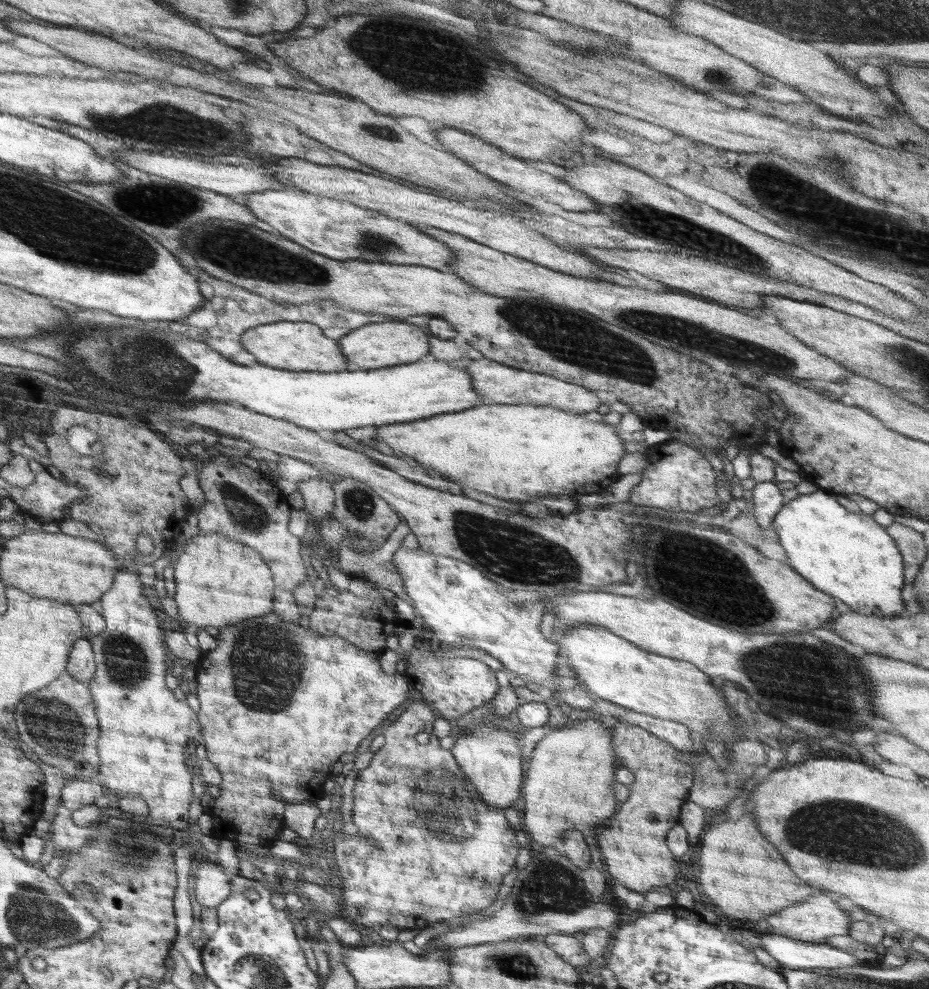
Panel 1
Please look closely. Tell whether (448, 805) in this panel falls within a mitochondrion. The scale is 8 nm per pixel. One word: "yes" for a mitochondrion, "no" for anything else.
yes

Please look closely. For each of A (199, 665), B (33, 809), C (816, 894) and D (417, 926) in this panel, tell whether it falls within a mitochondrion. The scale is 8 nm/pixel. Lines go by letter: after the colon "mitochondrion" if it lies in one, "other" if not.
A: other
B: other
C: other
D: other

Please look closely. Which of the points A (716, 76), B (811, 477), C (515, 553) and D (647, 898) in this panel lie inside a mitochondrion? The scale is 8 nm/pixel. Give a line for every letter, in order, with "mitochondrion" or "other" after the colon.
A: mitochondrion
B: other
C: mitochondrion
D: other

